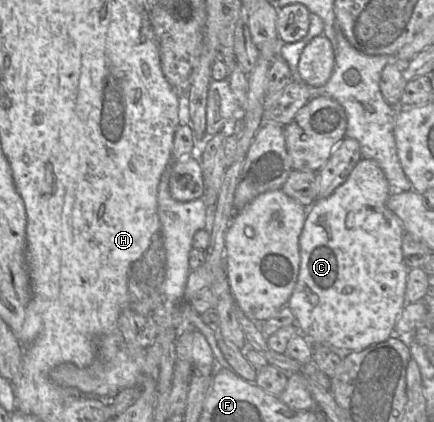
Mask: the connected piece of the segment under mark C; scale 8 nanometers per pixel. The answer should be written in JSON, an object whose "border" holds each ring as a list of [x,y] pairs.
{"border":[[[361,159],[347,180],[338,186],[327,198],[316,200],[308,209],[302,232],[299,237],[300,266],[295,288],[288,300],[287,305],[291,309],[296,319],[298,331],[308,340],[317,344],[329,346],[331,350],[342,359],[352,352],[360,352],[369,346],[384,342],[390,338],[394,326],[406,304],[405,291],[408,271],[410,270],[404,263],[402,254],[402,240],[405,229],[401,219],[393,213],[386,205],[393,189],[389,185],[384,172],[378,163],[372,159]]]}

